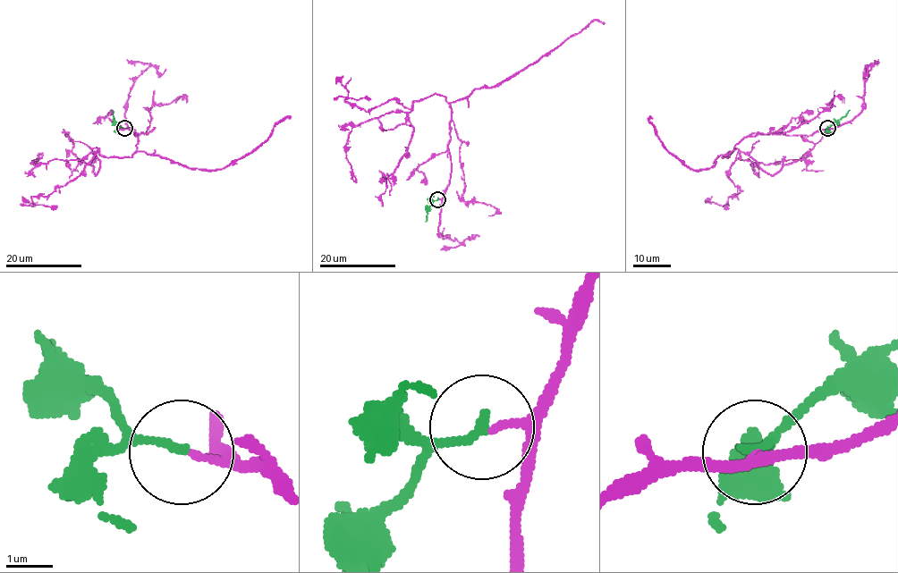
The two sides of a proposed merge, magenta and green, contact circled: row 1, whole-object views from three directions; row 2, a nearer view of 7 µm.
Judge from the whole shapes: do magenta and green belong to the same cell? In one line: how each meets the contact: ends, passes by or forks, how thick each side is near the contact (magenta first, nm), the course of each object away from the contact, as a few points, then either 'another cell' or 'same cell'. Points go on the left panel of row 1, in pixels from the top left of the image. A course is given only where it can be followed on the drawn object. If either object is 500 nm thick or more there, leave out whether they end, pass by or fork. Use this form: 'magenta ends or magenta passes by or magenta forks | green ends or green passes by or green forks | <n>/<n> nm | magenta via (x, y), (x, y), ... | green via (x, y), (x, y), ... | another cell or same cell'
magenta passes by | green ends | 110/200 nm | magenta via (125, 128), (137, 133), (137, 150), (189, 167), (216, 170), (224, 169), (260, 146), (272, 128), (292, 116) | green via (124, 128), (114, 120), (112, 110) | same cell

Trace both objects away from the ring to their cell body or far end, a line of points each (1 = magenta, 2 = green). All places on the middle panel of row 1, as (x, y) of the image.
1: (438, 199), (450, 181), (451, 103), (466, 97), (474, 89), (503, 82), (592, 21), (605, 23)
2: (437, 199), (427, 211), (425, 221)

